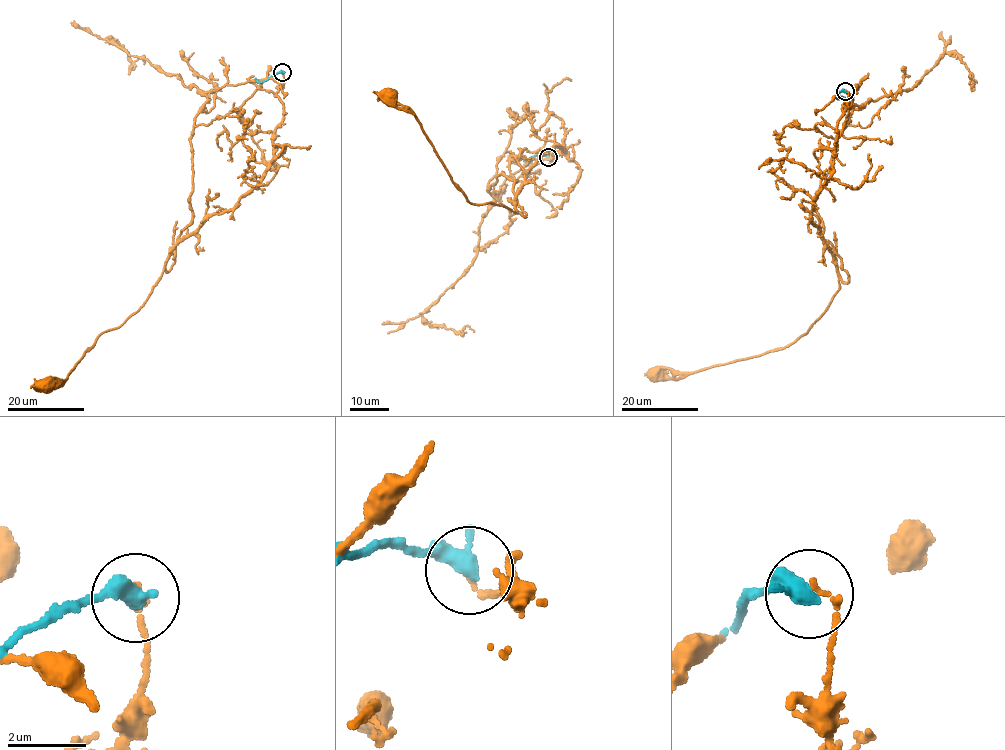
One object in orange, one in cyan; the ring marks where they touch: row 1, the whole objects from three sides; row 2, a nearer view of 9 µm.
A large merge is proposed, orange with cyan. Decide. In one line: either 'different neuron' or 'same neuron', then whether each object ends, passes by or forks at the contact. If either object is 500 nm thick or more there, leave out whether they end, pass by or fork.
different neuron; orange ends; cyan ends

